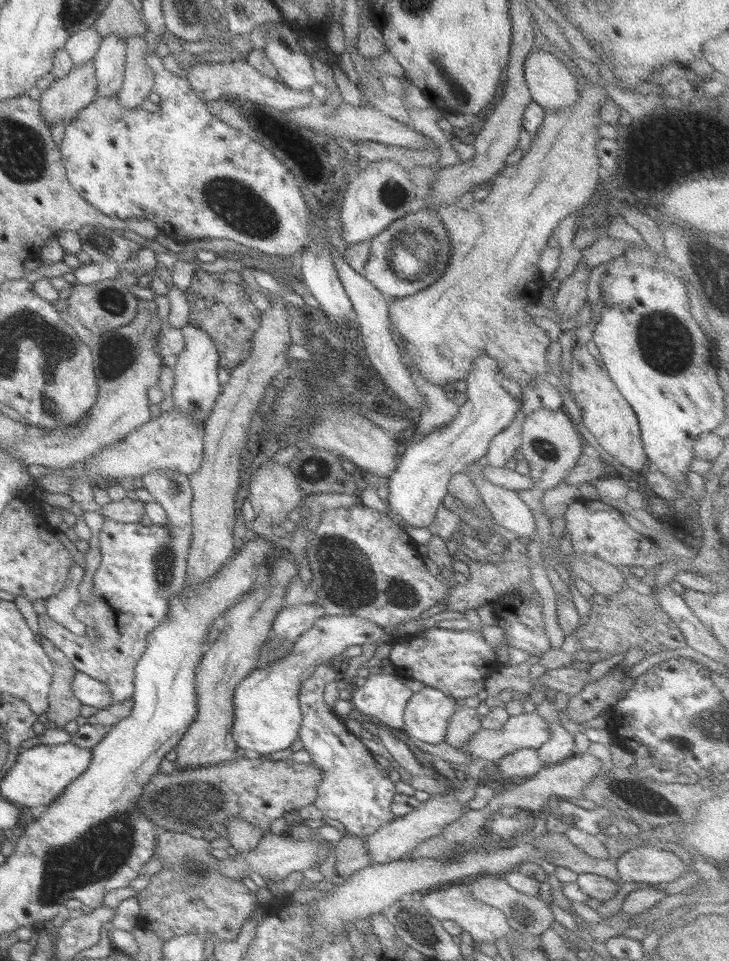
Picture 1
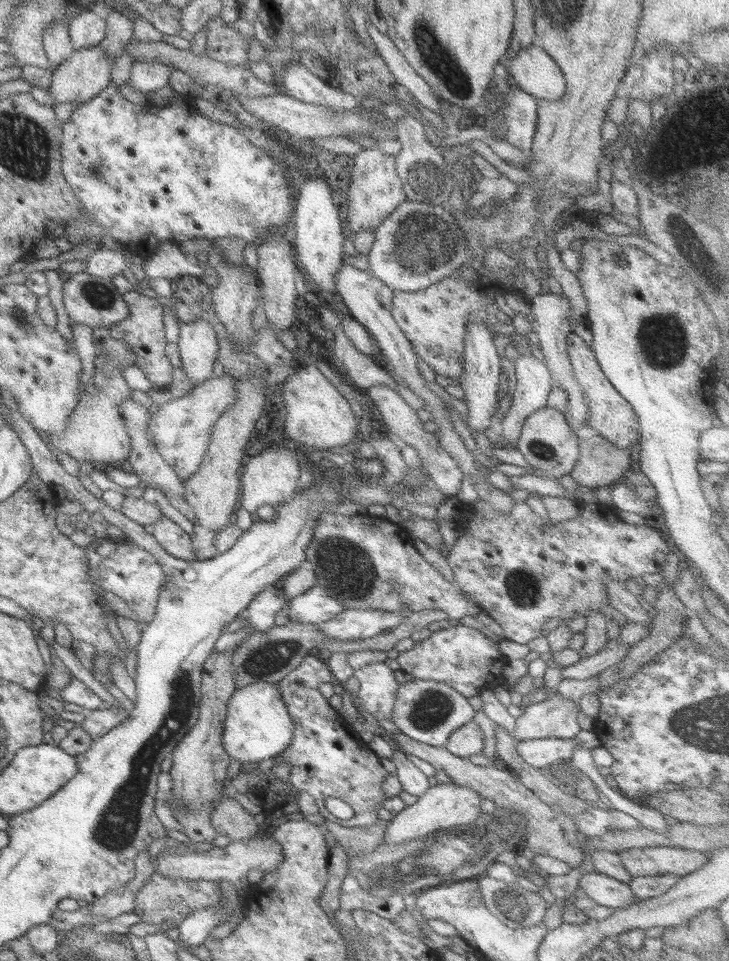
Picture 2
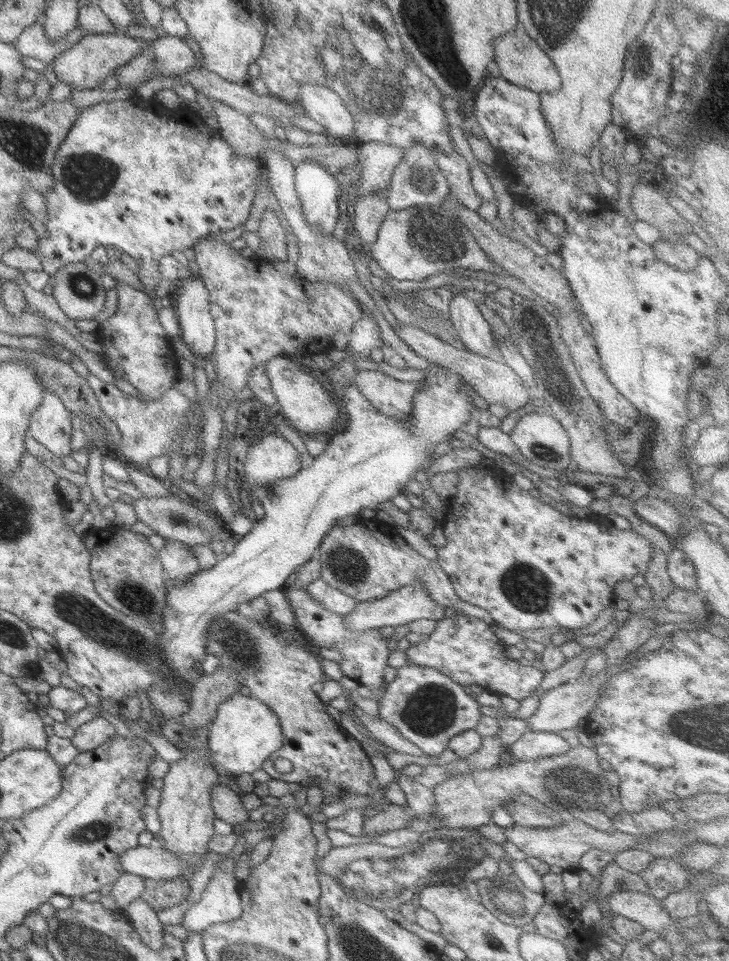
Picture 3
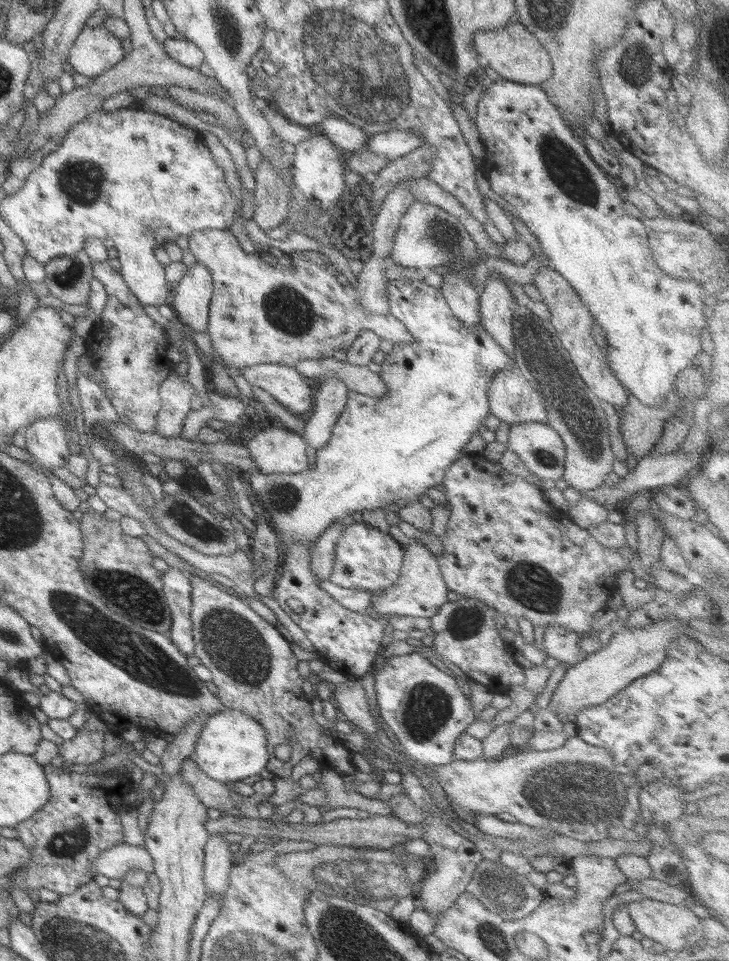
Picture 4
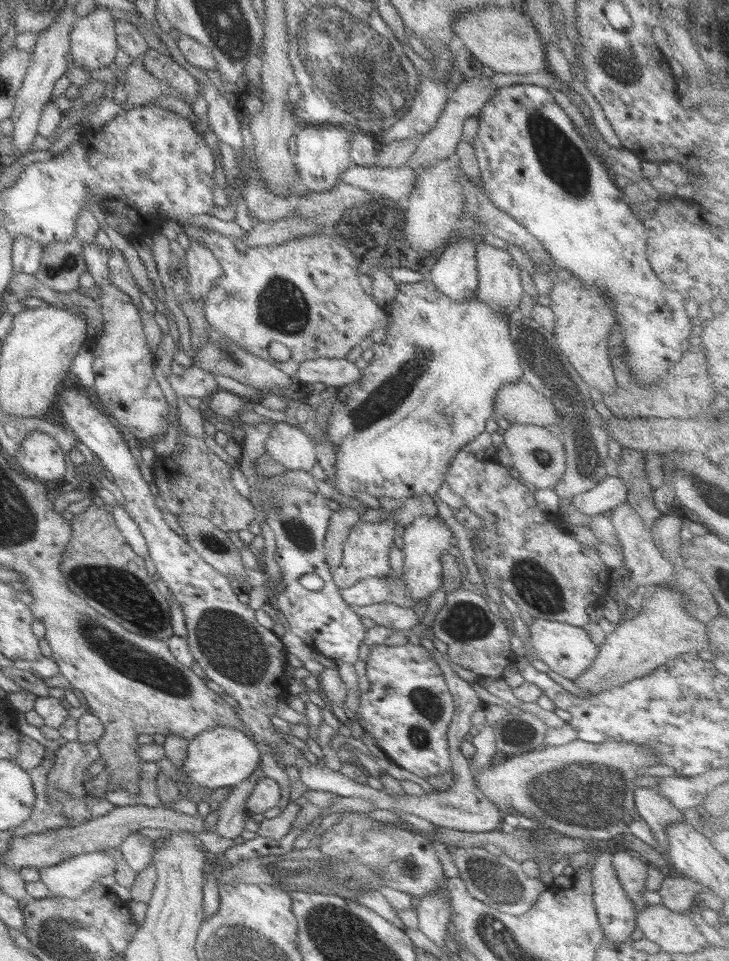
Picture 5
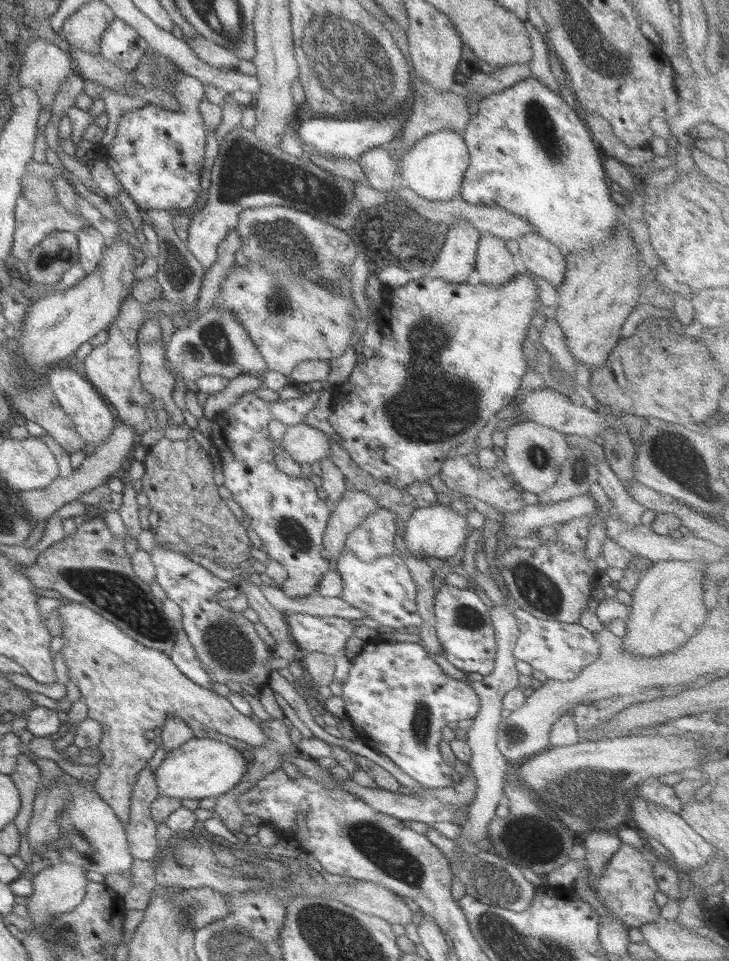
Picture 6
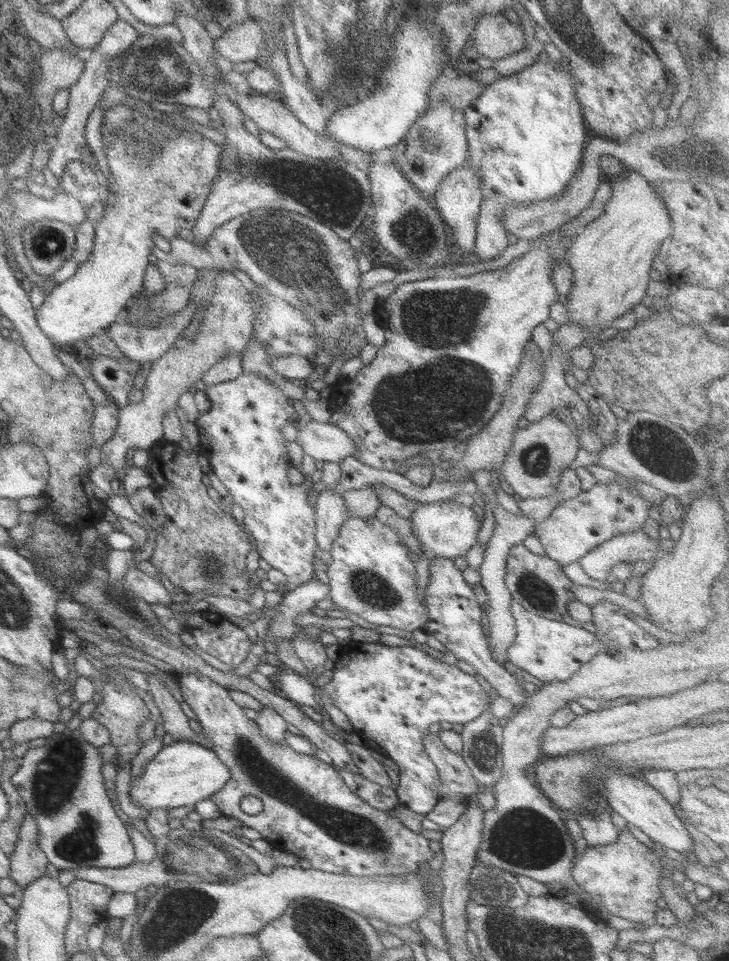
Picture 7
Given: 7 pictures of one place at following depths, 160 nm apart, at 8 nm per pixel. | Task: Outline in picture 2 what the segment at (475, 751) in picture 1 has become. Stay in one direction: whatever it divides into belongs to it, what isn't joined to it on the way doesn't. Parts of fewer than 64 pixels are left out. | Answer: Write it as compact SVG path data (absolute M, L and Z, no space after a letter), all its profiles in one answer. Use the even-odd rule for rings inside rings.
M557 692L552 693L541 702L535 702L522 709L521 715L515 718L513 739L531 740L539 738L571 739L579 733L580 728L576 722L578 708L568 699L564 699Z

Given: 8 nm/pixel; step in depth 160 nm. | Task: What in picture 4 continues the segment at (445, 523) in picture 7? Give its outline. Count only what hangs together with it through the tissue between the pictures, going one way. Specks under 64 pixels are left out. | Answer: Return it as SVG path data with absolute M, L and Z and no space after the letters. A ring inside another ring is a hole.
M414 538L403 543L403 550L401 569L399 569L397 580L383 594L372 597L370 606L373 612L384 620L397 616L429 619L443 604L448 602L447 588L441 579L439 569L437 569L436 558Z

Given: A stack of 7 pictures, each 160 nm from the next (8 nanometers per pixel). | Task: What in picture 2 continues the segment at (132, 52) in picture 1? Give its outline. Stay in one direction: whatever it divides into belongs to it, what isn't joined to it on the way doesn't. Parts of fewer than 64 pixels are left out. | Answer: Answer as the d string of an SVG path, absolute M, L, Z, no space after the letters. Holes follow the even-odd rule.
M133 61L126 84L135 92L146 94L167 86L171 69L160 62Z

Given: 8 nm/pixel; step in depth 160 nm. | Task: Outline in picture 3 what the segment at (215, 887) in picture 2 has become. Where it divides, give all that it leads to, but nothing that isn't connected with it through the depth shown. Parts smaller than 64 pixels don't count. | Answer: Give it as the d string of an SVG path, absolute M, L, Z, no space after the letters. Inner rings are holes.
M144 879L140 899L146 902L155 912L175 906L186 901L190 888L185 880L151 880Z

